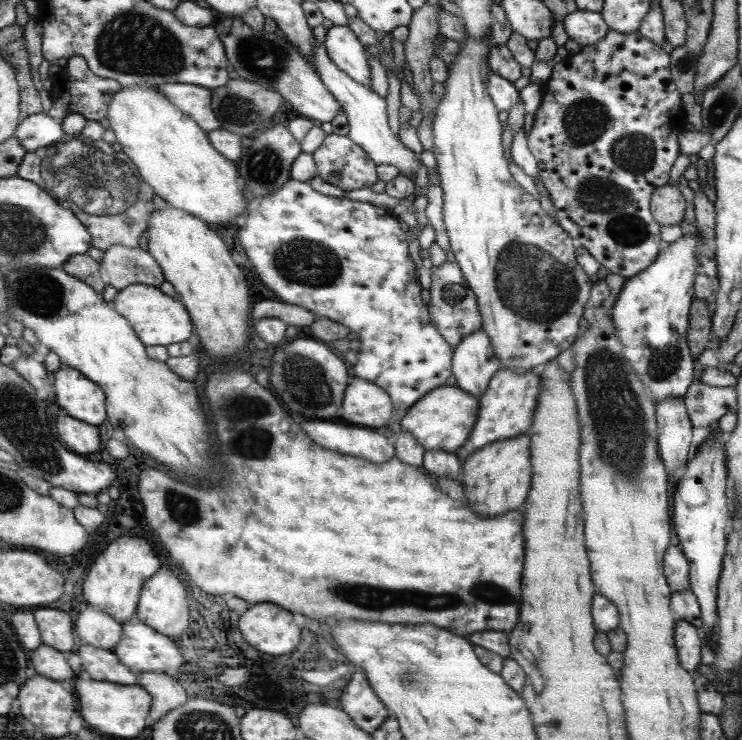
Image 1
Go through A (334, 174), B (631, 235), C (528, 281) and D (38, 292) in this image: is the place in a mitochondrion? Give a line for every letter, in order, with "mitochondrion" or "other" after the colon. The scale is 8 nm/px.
A: mitochondrion
B: mitochondrion
C: mitochondrion
D: mitochondrion

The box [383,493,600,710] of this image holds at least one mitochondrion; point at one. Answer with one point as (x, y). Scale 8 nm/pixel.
(410, 677)

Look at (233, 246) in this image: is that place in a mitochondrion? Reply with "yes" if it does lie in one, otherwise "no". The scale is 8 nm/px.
no

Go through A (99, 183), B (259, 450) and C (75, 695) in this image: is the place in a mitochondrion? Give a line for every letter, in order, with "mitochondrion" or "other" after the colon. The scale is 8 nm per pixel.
A: mitochondrion
B: mitochondrion
C: other

